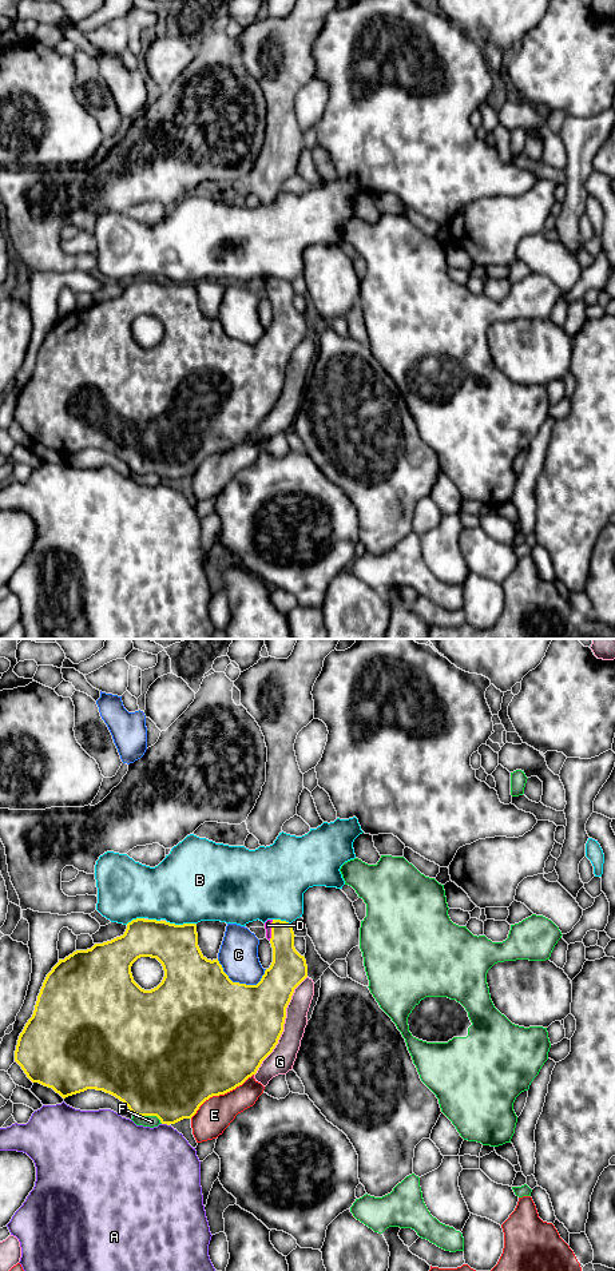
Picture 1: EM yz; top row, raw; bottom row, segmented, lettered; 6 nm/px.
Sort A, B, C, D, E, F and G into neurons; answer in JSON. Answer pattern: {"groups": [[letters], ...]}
{"groups": [["A"], ["B"], ["C"], ["D"], ["E", "G"], ["F"]]}

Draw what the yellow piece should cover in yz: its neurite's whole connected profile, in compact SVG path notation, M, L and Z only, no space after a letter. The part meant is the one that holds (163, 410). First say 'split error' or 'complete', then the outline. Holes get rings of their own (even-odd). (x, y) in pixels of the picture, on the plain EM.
split error; M136 277L127 282L123 294L116 295L103 302L95 302L91 307L76 309L52 326L47 333L32 376L25 382L19 394L15 420L21 425L27 436L32 441L39 441L44 445L52 446L63 457L84 450L87 448L96 448L110 452L123 460L128 468L136 474L156 474L162 482L175 482L183 477L191 477L199 465L213 454L225 453L237 445L242 444L249 436L257 432L262 420L273 410L283 390L286 377L286 366L291 358L294 347L308 335L308 323L303 314L294 306L294 290L291 282L281 278L267 278L265 281L266 297L273 306L273 321L265 329L261 339L257 343L246 343L233 341L223 330L222 323L217 318L207 318L198 305L198 291L195 282L175 283L166 279ZM140 315L156 317L164 329L162 341L151 347L142 347L132 335L131 325Z

